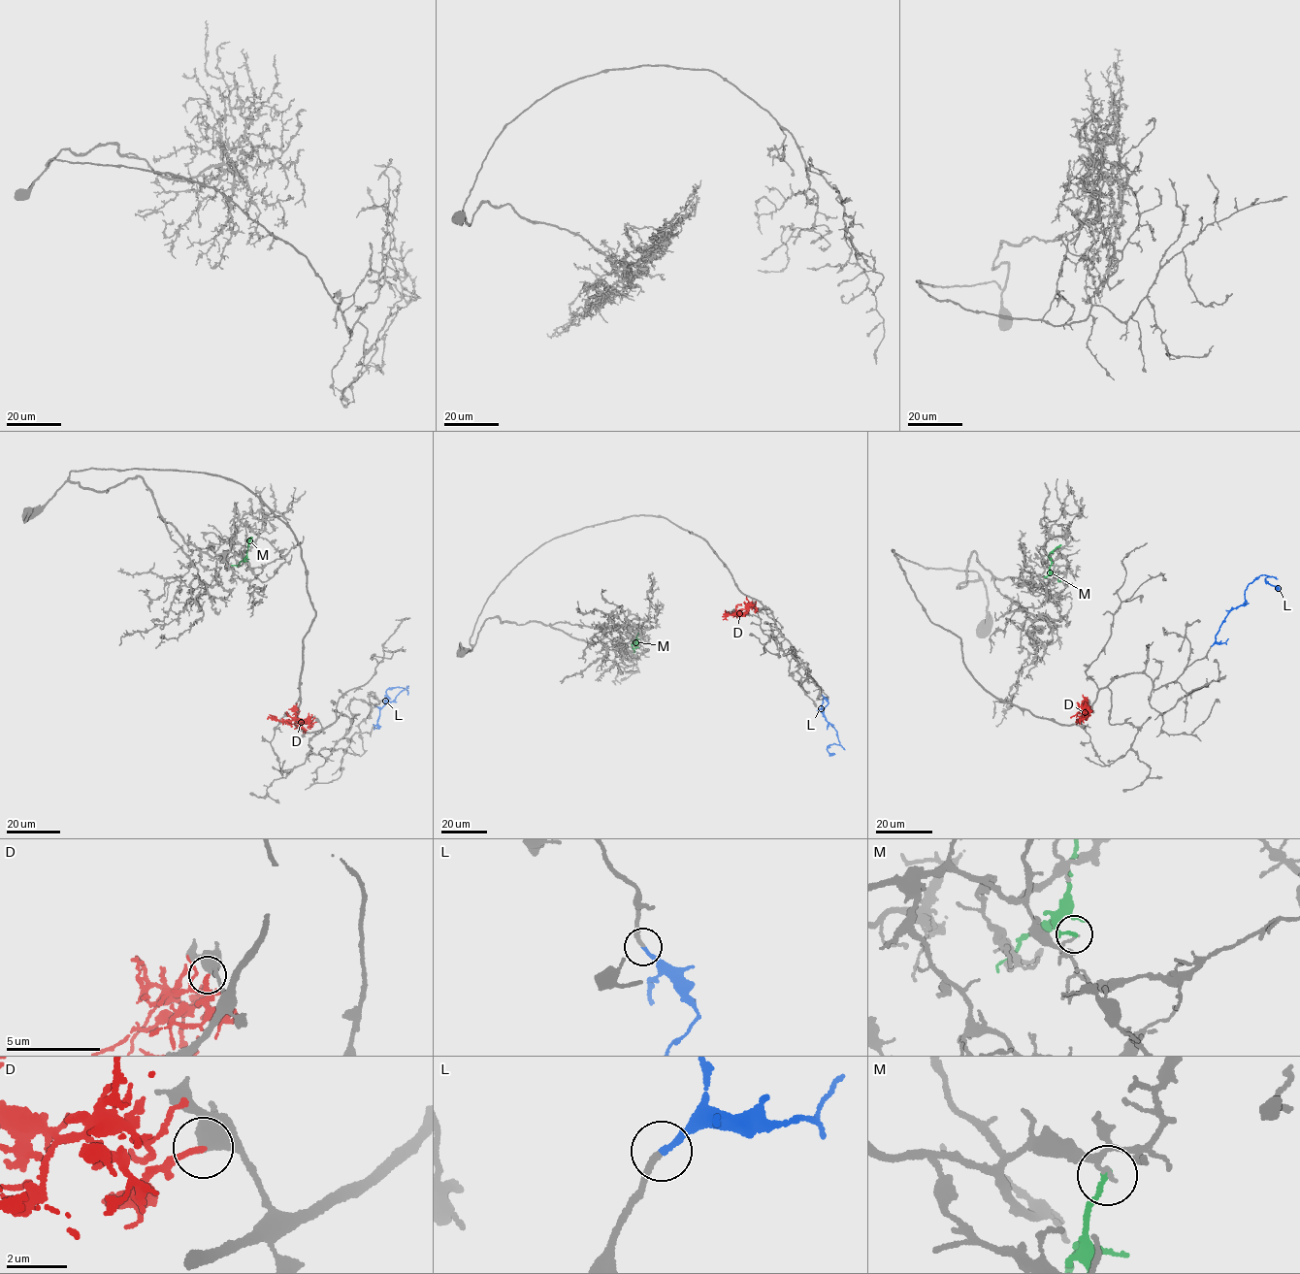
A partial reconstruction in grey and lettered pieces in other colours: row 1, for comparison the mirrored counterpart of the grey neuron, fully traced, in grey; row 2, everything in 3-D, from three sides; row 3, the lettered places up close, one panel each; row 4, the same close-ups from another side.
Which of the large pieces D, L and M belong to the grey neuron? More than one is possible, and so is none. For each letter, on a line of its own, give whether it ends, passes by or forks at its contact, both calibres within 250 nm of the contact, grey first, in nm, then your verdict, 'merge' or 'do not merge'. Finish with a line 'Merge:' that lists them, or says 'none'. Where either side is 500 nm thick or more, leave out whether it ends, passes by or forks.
D: it ends; calibres 400 and 200 nm; do not merge
L: it ends; calibres 190 and 200 nm; merge
M: it ends; calibres 130 and 170 nm; do not merge
Merge: L

